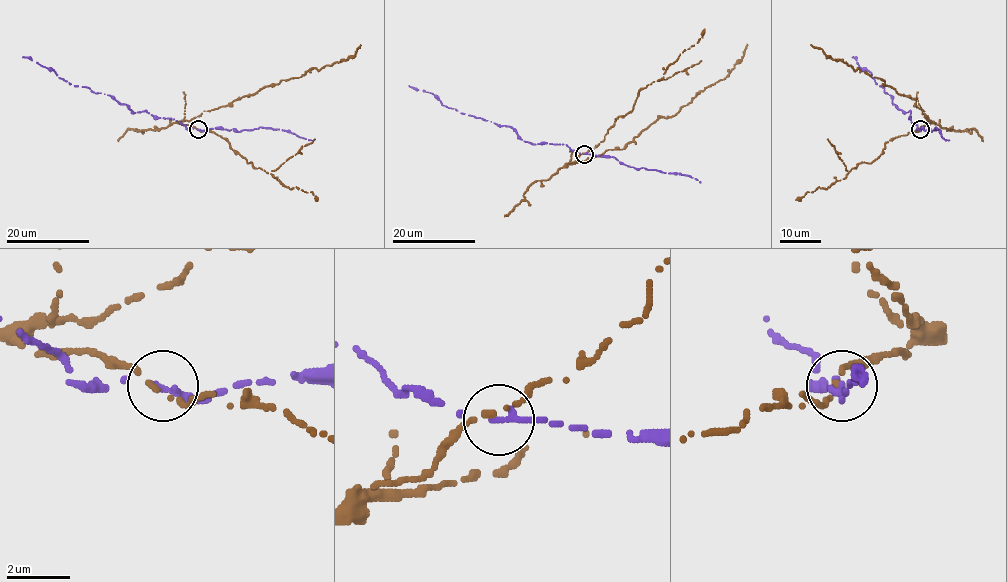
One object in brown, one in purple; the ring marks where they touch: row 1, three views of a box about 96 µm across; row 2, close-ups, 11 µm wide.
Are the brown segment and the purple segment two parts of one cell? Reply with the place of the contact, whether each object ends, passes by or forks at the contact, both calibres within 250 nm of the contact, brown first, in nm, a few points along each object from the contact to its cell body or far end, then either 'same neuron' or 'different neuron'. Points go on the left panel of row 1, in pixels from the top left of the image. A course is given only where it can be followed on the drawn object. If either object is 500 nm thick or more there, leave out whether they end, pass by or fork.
place (198, 129); brown passes by; purple ends; calibres 140 and 280 nm; course brown (198, 129), (180, 123), (204, 111), (254, 95), (265, 86), (347, 60), (353, 57), (360, 44); course purple (198, 129), (134, 113), (110, 95), (74, 86), (23, 57); different neuron

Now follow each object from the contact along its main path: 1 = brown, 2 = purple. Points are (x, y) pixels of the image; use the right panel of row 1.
1: (920, 129), (930, 123), (924, 111), (916, 106), (916, 100), (810, 44)
2: (920, 129), (911, 120), (911, 112), (906, 113), (892, 103), (892, 97), (852, 57)

